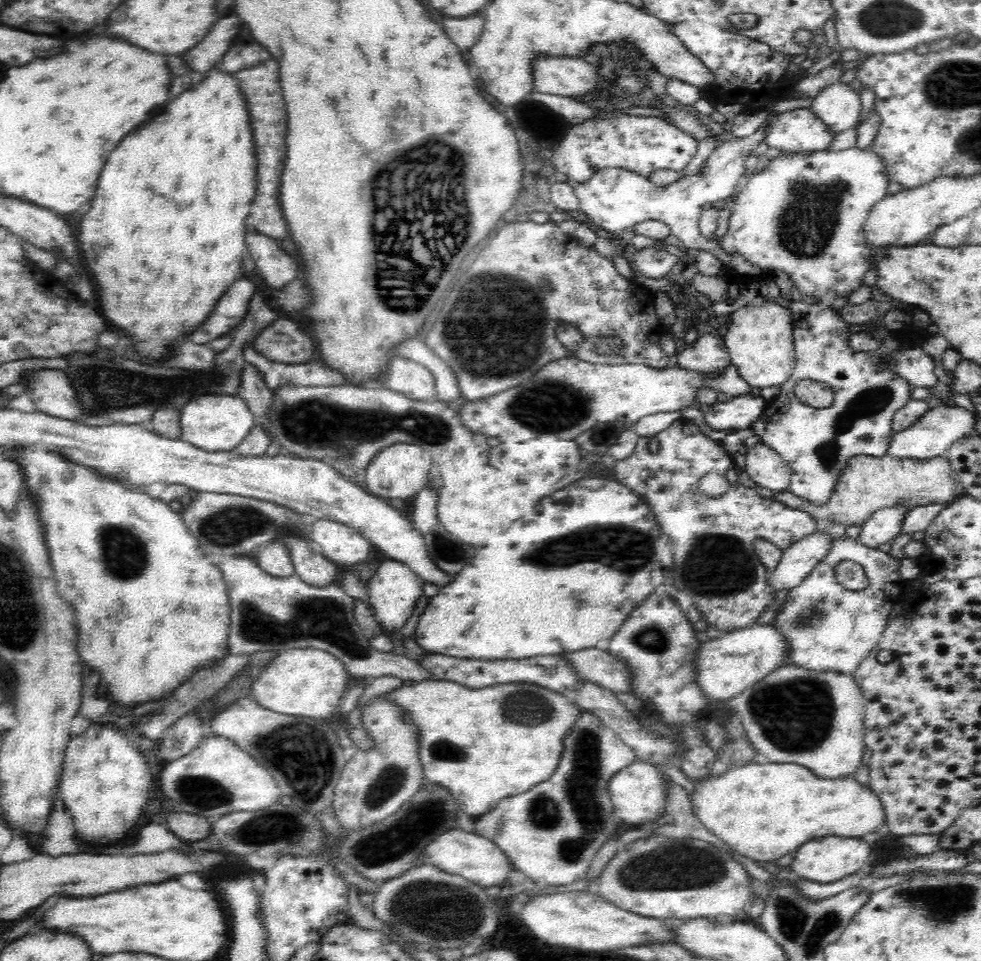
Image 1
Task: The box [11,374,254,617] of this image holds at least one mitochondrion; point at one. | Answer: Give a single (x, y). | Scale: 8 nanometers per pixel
(124, 555)

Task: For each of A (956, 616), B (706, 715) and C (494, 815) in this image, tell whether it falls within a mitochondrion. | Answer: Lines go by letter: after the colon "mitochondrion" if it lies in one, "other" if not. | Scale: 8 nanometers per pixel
A: other
B: other
C: other

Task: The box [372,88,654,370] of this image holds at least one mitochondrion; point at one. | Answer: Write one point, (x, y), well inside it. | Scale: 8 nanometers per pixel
(603, 344)

